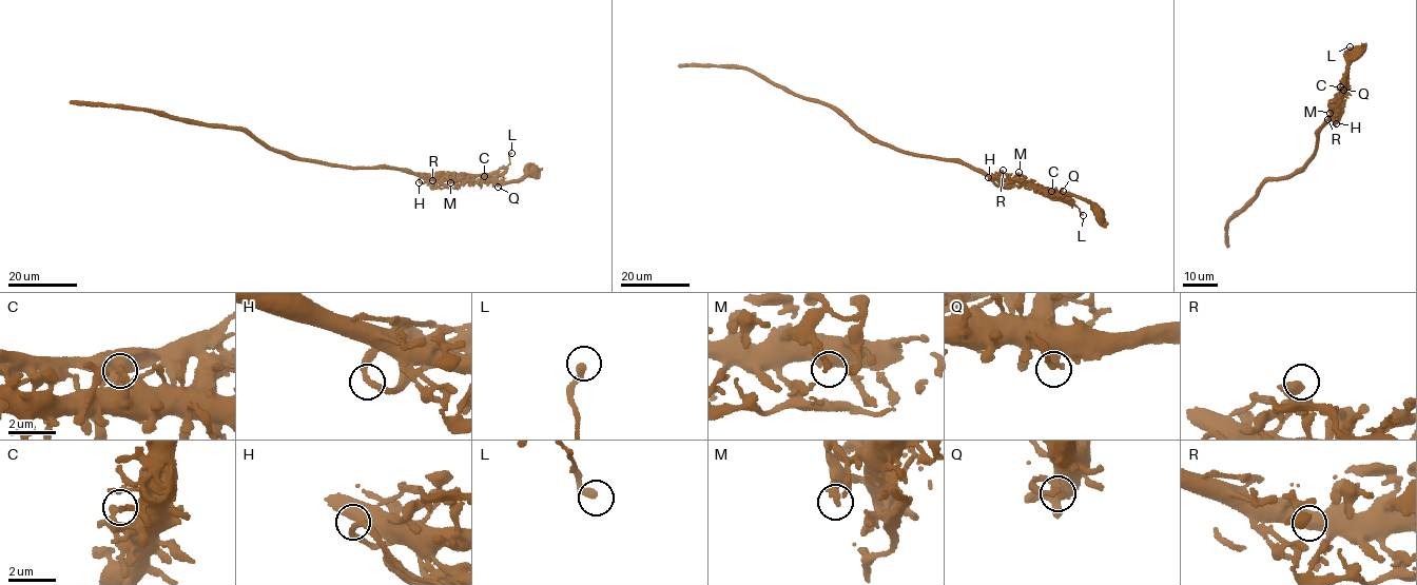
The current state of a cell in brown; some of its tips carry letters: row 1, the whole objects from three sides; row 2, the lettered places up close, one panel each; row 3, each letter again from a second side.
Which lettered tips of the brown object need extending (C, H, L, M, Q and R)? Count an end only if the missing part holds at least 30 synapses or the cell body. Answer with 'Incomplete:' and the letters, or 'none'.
Incomplete: none

